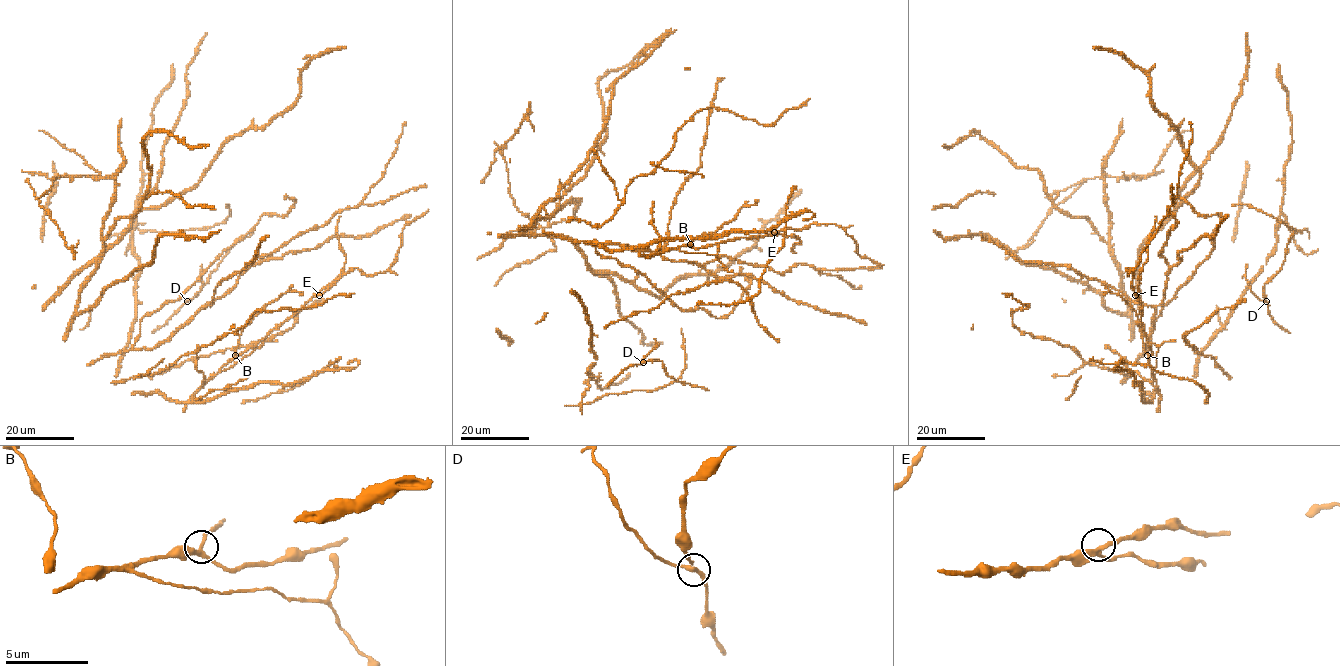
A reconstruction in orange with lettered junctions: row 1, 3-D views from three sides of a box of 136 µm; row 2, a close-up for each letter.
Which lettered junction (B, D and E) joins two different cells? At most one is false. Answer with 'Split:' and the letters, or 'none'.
Split: D

